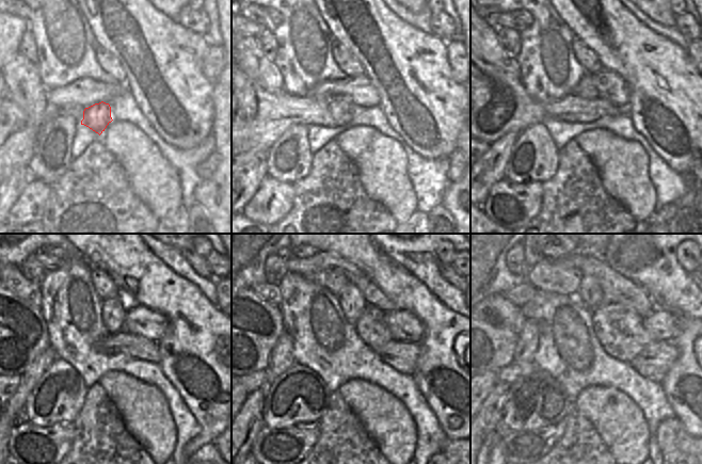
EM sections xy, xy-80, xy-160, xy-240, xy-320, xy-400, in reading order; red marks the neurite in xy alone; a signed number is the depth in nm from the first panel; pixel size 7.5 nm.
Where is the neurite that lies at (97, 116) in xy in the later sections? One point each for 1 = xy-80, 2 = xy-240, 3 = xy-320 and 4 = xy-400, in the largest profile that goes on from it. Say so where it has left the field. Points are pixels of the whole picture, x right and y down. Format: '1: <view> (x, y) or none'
1: xy-80 (339, 105)
2: xy-240 (114, 310)
3: xy-320 (352, 302)
4: xy-400 (589, 294)

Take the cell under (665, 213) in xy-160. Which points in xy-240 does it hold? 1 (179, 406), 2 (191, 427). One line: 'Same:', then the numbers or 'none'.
Same: none

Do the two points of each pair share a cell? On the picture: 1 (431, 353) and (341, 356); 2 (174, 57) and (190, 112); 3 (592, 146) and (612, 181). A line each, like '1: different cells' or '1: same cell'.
1: different cells
2: same cell
3: same cell

